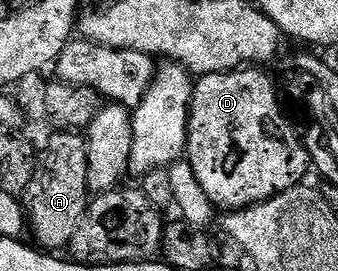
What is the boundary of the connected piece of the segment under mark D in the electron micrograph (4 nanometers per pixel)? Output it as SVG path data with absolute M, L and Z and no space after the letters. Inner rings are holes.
M249 65L244 69L238 69L236 71L224 71L218 75L200 76L193 85L193 96L189 102L189 146L187 148L187 162L191 169L194 170L196 180L203 187L203 192L210 199L214 208L221 210L222 207L222 212L225 213L241 211L244 207L253 207L257 203L266 203L271 197L275 197L287 189L302 186L306 182L305 174L311 171L309 151L305 148L302 136L298 132L297 135L293 132L294 124L287 118L286 112L279 102L278 88L275 86L274 80L272 83L261 71L264 70Z

